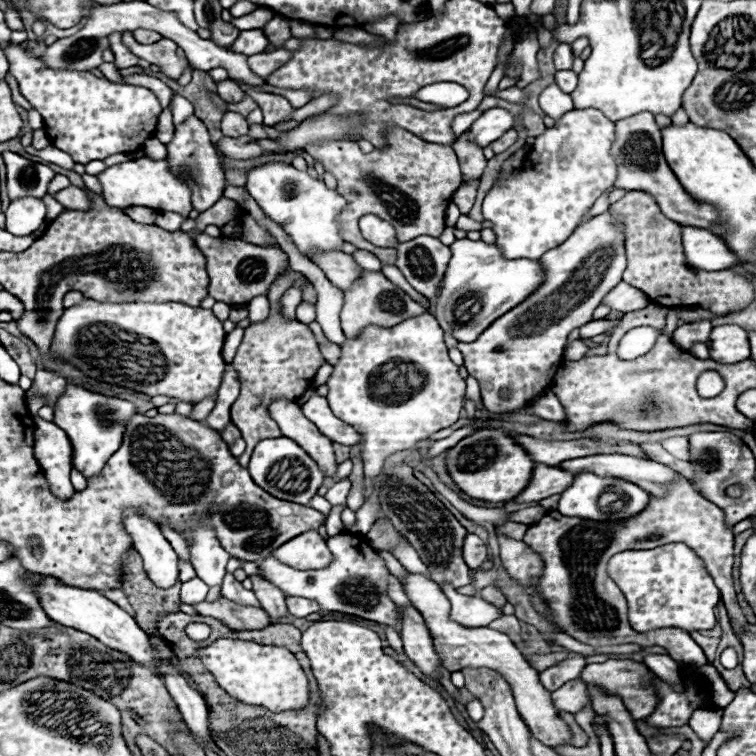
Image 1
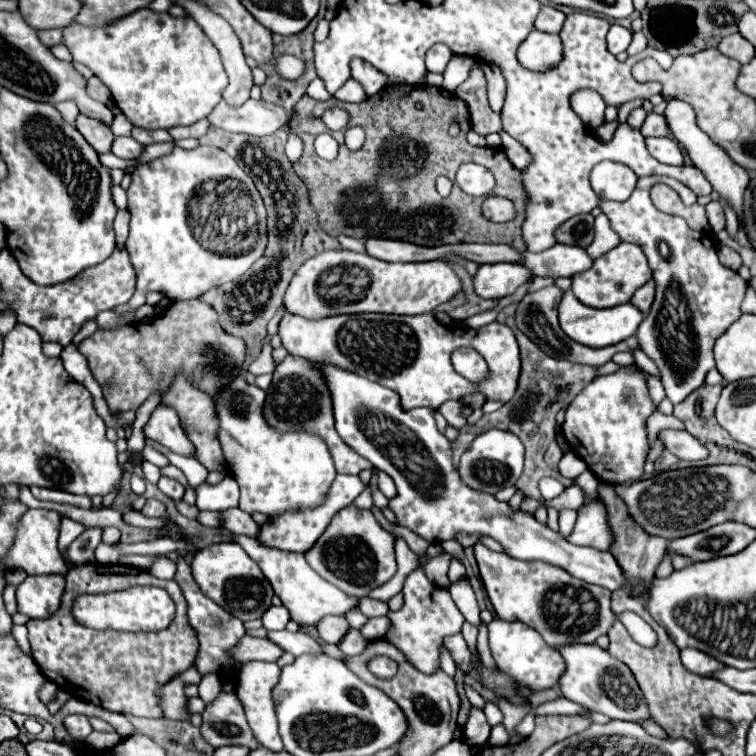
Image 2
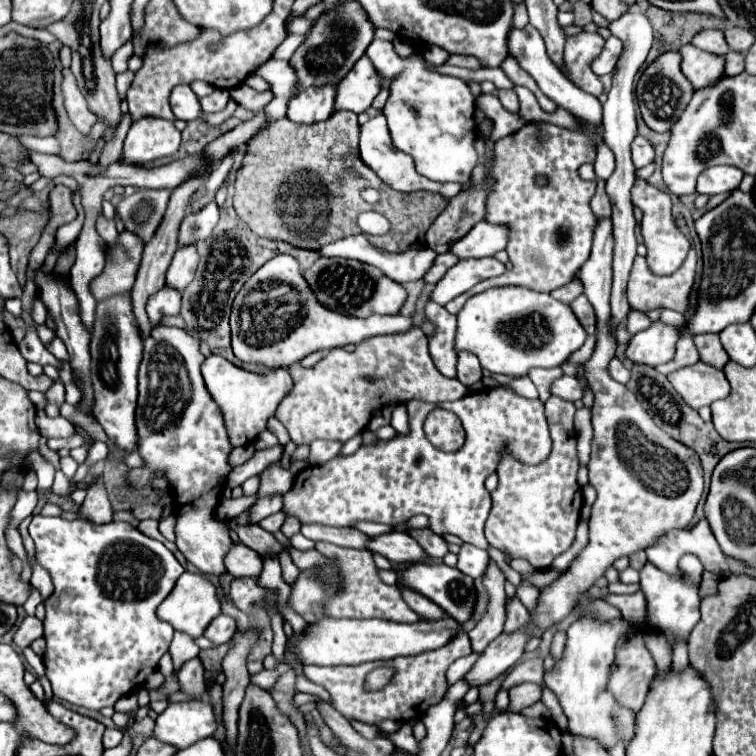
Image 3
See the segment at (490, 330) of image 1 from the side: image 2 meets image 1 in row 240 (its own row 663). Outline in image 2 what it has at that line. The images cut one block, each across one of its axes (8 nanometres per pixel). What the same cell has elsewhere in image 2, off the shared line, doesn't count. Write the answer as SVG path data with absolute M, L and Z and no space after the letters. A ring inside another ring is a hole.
M566 644L560 646L558 652L566 662L566 670L558 680L558 688L562 690L564 698L578 702L594 712L608 714L610 718L616 720L638 722L642 718L650 718L644 696L636 684L636 678L624 662L612 658L598 644Z

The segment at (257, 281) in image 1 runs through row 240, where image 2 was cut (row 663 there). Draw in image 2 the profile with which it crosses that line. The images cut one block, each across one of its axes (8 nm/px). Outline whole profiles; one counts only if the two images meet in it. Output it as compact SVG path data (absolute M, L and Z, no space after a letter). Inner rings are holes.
M182 556L178 560L178 570L176 570L174 580L178 582L178 586L182 588L182 592L186 596L188 620L190 620L190 626L194 628L194 632L200 640L200 652L198 652L198 658L196 658L196 668L198 668L200 676L206 676L206 674L214 672L214 674L220 676L220 680L236 684L238 676L240 676L240 670L242 670L242 662L232 658L232 648L238 646L240 638L246 634L246 628L244 628L242 620L238 620L236 616L232 616L230 612L226 612L224 608L220 608L216 602L212 602L208 596L202 594L202 590L198 588L196 580L192 576L192 568L186 564L186 560Z

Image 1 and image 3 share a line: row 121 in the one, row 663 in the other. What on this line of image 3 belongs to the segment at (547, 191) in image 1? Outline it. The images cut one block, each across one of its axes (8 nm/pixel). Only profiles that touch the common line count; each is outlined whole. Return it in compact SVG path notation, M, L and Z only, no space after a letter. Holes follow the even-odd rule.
M592 616L578 618L566 632L568 642L562 660L544 674L544 684L558 696L562 710L568 716L568 730L580 736L594 736L602 746L612 746L618 740L628 742L634 736L636 714L618 706L606 690L608 668L614 662L614 648L626 630L628 622L624 618L614 622L604 622Z

